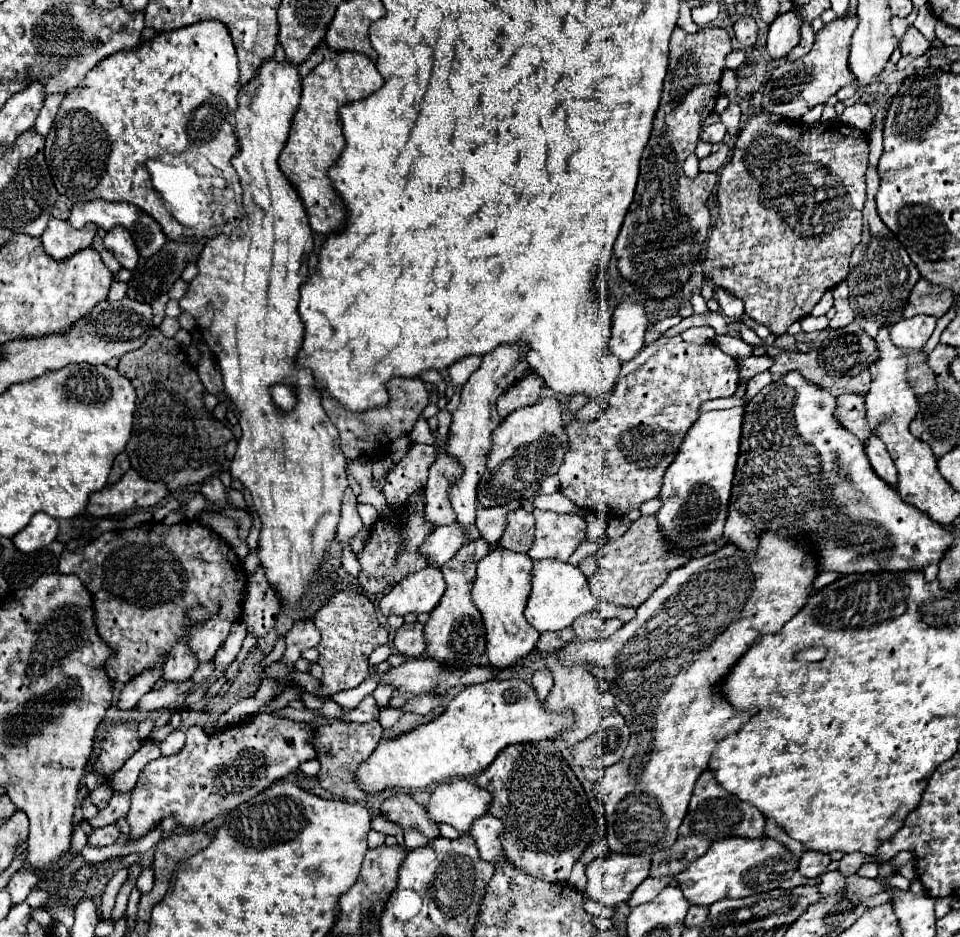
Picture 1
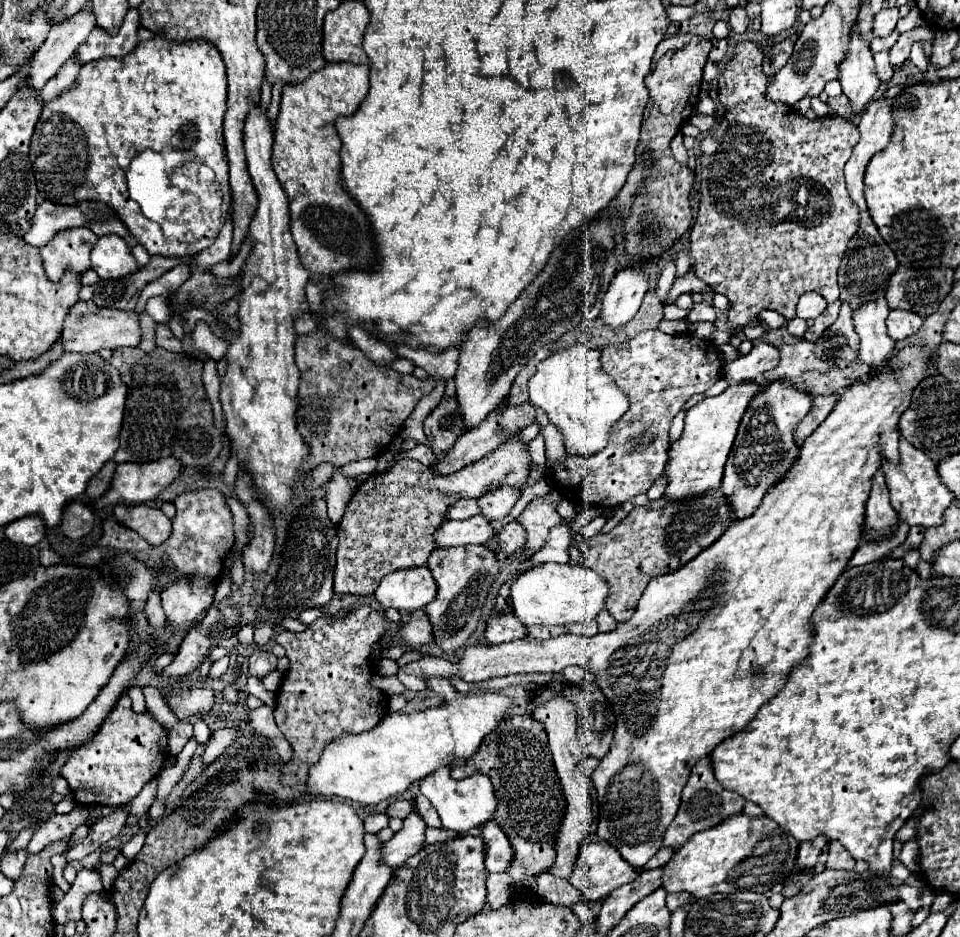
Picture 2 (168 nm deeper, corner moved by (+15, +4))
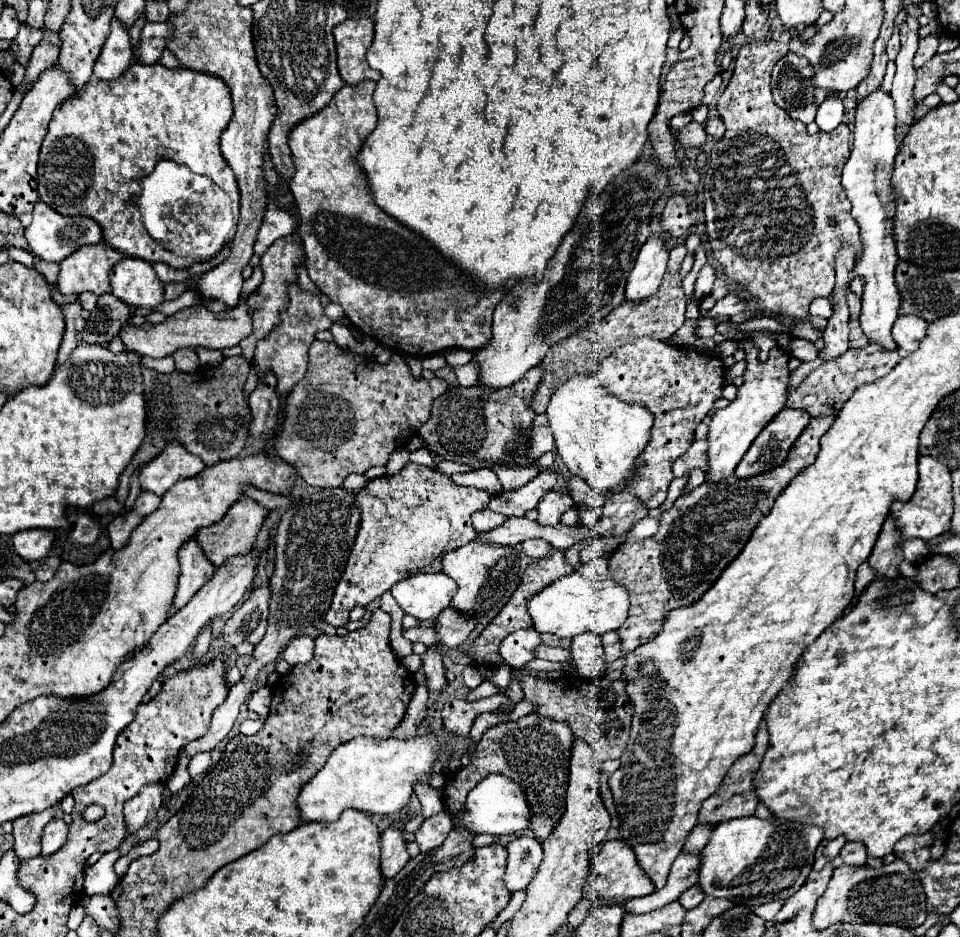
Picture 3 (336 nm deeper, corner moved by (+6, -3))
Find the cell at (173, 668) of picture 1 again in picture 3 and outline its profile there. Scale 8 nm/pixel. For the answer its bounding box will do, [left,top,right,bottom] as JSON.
[174,539,214,609]

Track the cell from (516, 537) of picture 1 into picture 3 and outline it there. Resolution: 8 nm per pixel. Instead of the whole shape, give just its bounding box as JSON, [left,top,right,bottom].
[522,539,552,559]

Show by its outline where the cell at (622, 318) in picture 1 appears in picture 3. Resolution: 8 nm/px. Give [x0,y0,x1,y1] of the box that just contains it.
[626,235,670,301]

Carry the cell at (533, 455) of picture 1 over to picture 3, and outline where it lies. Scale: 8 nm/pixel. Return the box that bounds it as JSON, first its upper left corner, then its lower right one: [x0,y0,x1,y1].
[324,463,492,627]

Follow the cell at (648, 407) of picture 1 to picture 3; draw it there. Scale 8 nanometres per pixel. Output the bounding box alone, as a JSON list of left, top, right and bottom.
[598,337,724,509]

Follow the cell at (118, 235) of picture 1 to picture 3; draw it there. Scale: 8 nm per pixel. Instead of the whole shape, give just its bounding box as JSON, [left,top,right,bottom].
[110,257,164,309]

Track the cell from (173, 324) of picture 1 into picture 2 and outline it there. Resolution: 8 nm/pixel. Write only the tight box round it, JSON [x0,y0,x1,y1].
[155,324,183,352]

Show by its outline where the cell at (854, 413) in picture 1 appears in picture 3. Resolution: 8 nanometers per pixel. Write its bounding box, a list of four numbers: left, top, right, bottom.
[608,417,834,653]

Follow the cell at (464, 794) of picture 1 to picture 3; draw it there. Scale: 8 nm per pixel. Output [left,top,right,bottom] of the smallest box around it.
[452,775,530,835]

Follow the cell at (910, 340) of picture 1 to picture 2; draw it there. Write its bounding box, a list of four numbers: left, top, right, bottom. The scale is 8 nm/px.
[887,310,923,340]

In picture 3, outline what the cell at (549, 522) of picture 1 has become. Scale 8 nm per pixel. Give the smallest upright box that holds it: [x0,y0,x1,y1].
[538,489,574,525]

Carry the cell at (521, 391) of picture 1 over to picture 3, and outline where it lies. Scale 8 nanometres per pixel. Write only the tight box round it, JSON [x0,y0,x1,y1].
[532,243,686,413]

